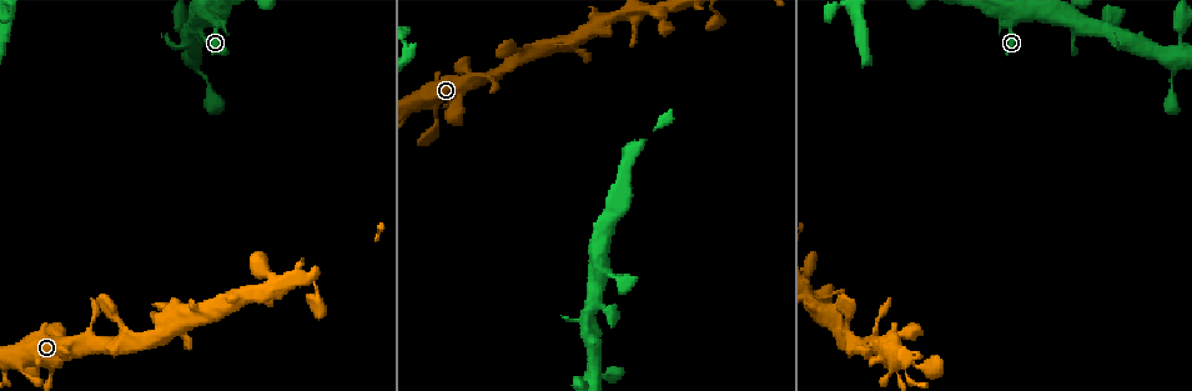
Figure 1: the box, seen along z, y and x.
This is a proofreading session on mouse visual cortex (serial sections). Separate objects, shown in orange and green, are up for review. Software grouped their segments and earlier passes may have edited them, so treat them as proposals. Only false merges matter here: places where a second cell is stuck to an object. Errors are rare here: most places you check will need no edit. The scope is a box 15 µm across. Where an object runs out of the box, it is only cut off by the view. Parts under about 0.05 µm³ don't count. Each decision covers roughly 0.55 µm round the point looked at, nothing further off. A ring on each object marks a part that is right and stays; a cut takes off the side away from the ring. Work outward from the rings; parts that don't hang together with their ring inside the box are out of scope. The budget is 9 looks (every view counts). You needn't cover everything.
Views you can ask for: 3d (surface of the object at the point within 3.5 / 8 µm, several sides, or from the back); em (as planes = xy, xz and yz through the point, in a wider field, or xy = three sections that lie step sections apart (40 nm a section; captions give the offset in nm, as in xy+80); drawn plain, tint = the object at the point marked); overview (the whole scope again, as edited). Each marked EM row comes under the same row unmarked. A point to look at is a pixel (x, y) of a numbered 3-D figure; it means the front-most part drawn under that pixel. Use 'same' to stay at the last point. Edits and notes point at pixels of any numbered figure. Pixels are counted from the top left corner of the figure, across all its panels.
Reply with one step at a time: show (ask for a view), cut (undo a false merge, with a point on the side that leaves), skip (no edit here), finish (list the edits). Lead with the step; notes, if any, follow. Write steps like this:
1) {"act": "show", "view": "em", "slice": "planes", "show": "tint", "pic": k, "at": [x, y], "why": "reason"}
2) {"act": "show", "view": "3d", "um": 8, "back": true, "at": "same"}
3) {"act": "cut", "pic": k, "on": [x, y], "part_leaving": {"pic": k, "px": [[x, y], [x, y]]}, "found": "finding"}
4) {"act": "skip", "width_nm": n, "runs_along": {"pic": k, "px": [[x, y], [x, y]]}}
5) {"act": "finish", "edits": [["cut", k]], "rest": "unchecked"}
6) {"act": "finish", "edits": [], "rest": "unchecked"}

{"act": "show", "view": "3d", "um": 3.5, "pic": 1, "at": [612, 214]}

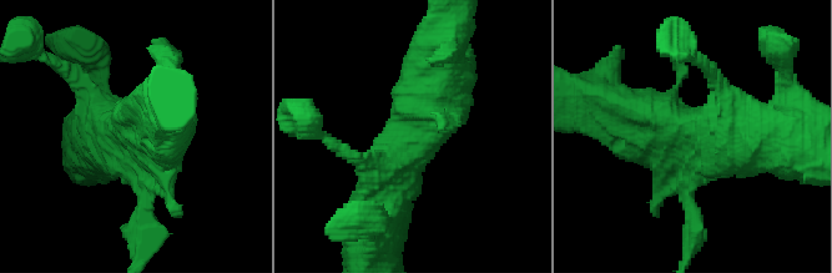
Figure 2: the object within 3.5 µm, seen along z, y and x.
{"act": "show", "view": "em", "slice": "xy", "step": 5, "show": "tint", "pic": 2, "at": [693, 154], "why": "shape alone is not enough"}

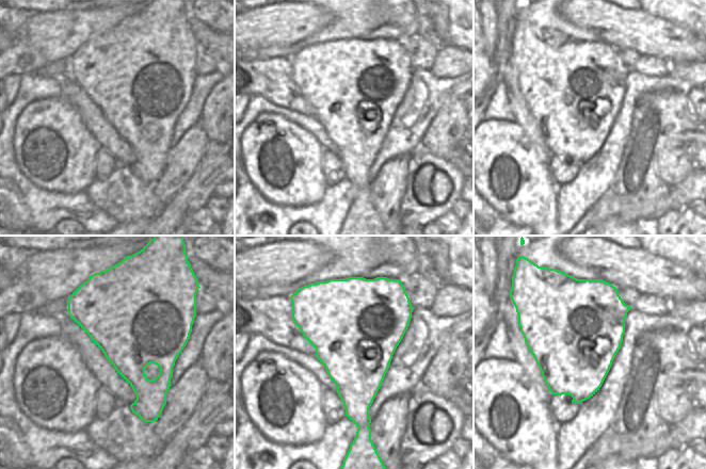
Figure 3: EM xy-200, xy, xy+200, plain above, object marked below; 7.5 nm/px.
{"act": "skip", "runs_along": {"pic": 2, "px": [[692, 238], [692, 153], [633, 107]]}, "found": "all the same cell"}

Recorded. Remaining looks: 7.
{"act": "show", "view": "3d", "um": 3.5, "pic": 1, "at": [1100, 30], "why": "three arms meet"}

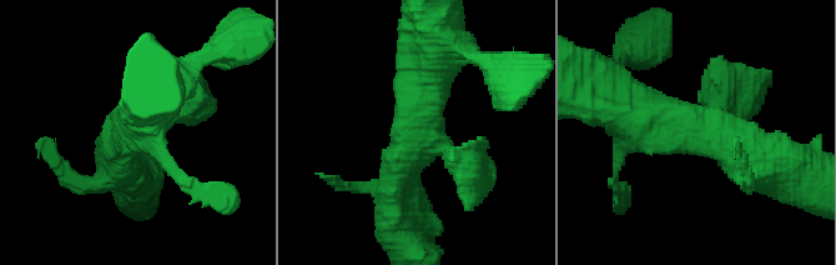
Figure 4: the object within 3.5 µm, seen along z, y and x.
{"act": "show", "view": "em", "slice": "xy", "step": 1, "show": "tint", "pic": 4, "at": [413, 138], "arms": 3, "arm_widths_nm": [400, 500, 600], "why": "shape alone is not enough"}

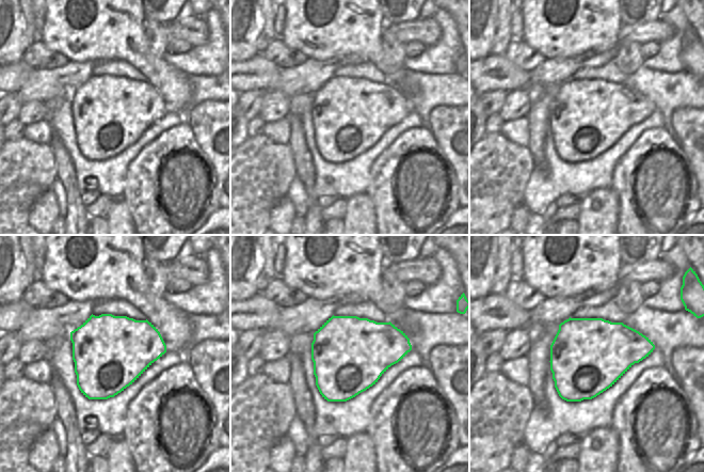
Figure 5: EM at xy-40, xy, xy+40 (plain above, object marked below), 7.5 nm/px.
{"act": "skip", "found": "one cell here"}

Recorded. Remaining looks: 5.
{"act": "show", "view": "3d", "um": 8, "back": true, "pic": 1, "at": [1174, 67], "why": "abrupt turn"}

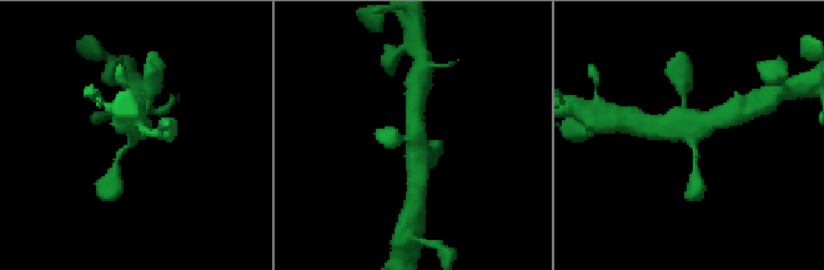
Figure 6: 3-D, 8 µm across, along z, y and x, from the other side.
{"act": "show", "view": "em", "slice": "planes", "show": "tint", "pic": 6, "at": [414, 140], "arms": 3, "arm_widths_nm": [150, 350, 600], "why": "now the EM"}

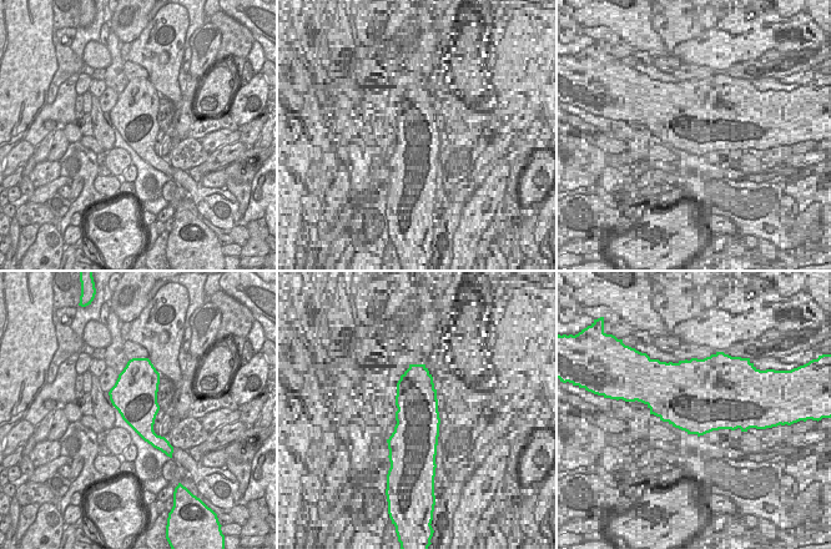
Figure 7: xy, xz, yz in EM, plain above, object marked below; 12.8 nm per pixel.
{"act": "skip", "width_nm": 600, "runs_along": {"pic": 6, "px": [[717, 118], [692, 125], [696, 169]]}, "found": "continuous, no second cell"}

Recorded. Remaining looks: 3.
{"act": "show", "view": "em", "slice": "xy", "step": 2, "show": "tint", "pic": 1, "at": [492, 75], "why": "thick turns thin"}

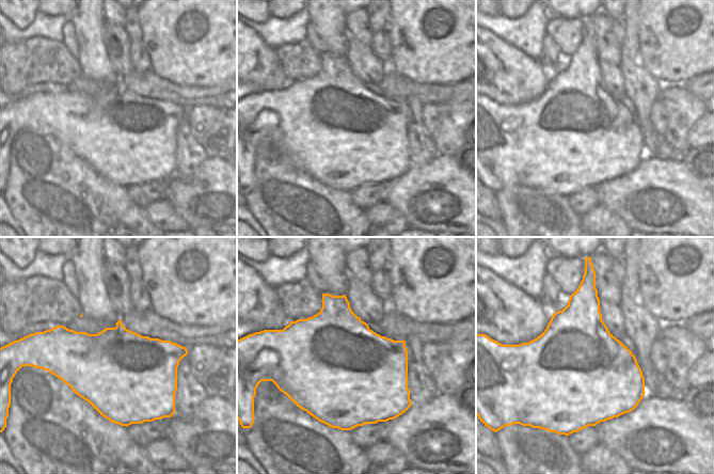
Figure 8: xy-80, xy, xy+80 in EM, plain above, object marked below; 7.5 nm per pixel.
{"act": "show", "view": "3d", "um": 3.5, "at": "same"}

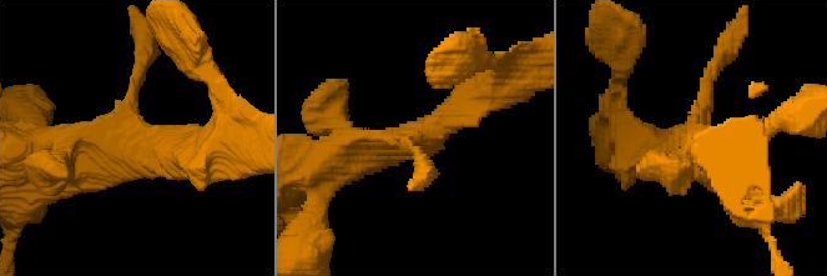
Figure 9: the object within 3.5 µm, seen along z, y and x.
{"act": "skip", "width_nm": 800, "runs_along": {"pic": 9, "px": [[61, 157], [124, 154], [142, 54]]}, "found": "one cell here"}

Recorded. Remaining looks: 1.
{"act": "finish", "edits": [], "rest": "unchecked"}

